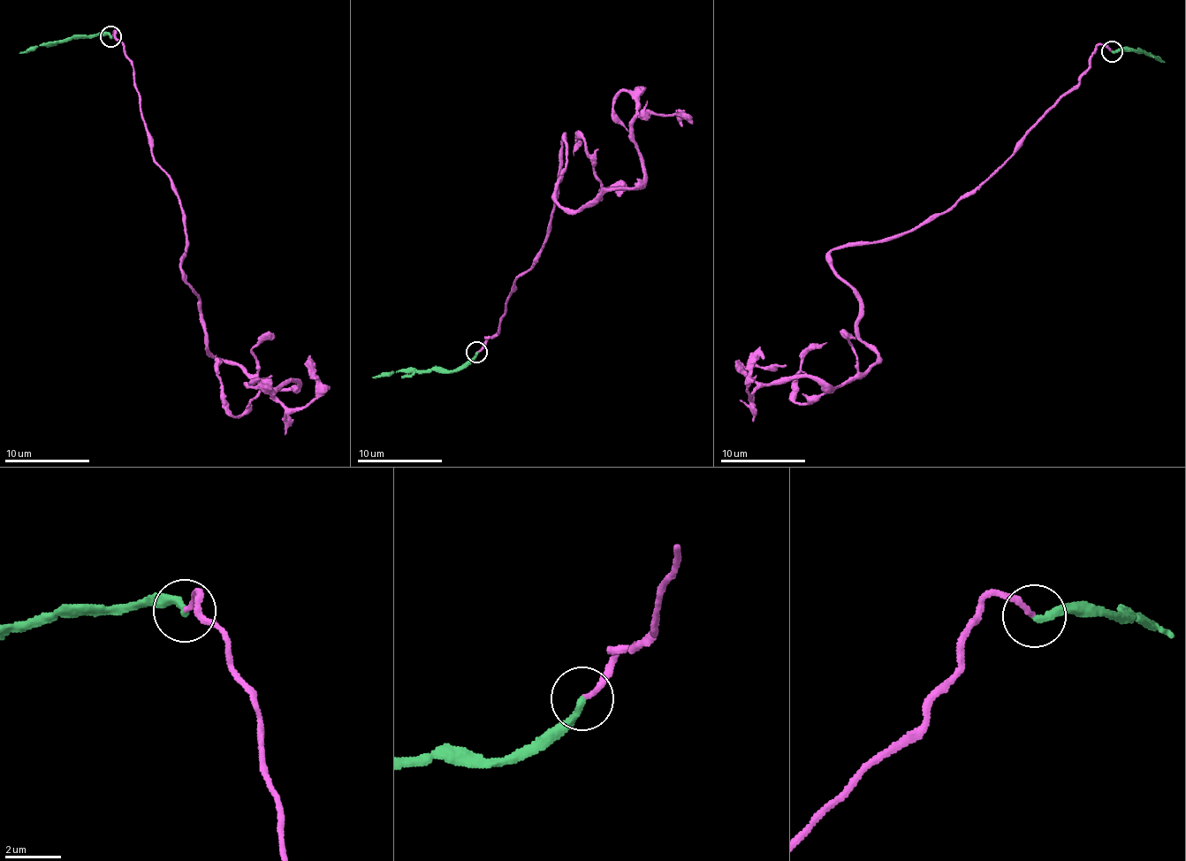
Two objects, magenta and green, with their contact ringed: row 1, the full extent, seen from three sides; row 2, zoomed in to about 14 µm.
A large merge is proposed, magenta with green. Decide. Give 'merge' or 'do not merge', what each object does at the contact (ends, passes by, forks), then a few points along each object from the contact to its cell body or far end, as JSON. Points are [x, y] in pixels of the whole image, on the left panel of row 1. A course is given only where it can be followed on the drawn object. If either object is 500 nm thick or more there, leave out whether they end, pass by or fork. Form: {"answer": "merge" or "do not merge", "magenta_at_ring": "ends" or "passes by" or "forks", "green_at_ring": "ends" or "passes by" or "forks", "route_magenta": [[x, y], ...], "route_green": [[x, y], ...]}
{"answer": "do not merge", "magenta_at_ring": "ends", "green_at_ring": "ends", "route_magenta": [[110, 37], [183, 211], [209, 353], [292, 381], [273, 396], [303, 409], [308, 354]], "route_green": [[110, 37], [98, 34], [91, 37], [68, 36], [19, 52]]}

